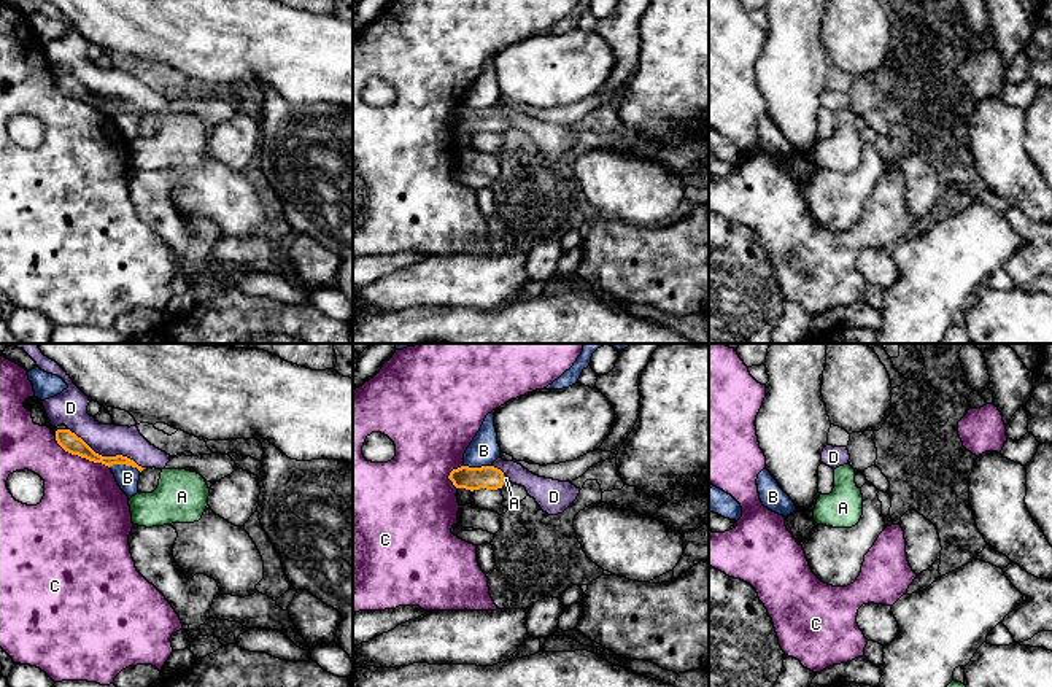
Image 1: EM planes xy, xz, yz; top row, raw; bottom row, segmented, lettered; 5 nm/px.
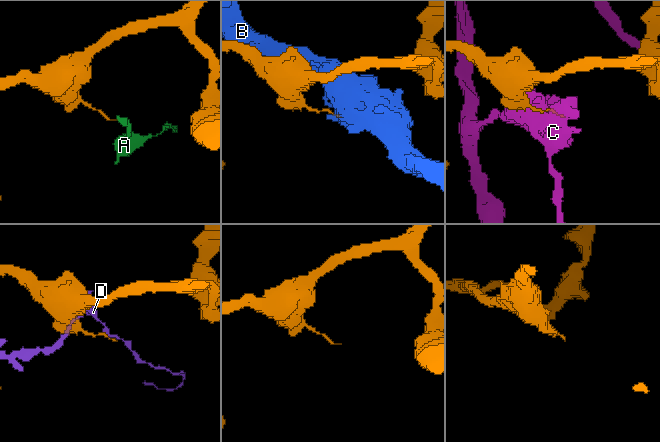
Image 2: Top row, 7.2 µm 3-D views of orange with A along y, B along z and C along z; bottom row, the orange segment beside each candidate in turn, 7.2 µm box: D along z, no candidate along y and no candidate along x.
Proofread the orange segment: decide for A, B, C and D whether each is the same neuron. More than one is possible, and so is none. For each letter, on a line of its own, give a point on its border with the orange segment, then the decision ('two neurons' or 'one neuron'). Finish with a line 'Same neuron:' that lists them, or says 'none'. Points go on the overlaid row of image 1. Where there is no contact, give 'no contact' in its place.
A: meets orange in xz at (502, 481); one neuron
B: meets orange in xy at (124, 463); two neurons
C: meets orange in xy at (80, 455); two neurons
D: meets orange in xy at (107, 457); two neurons
Same neuron: A

